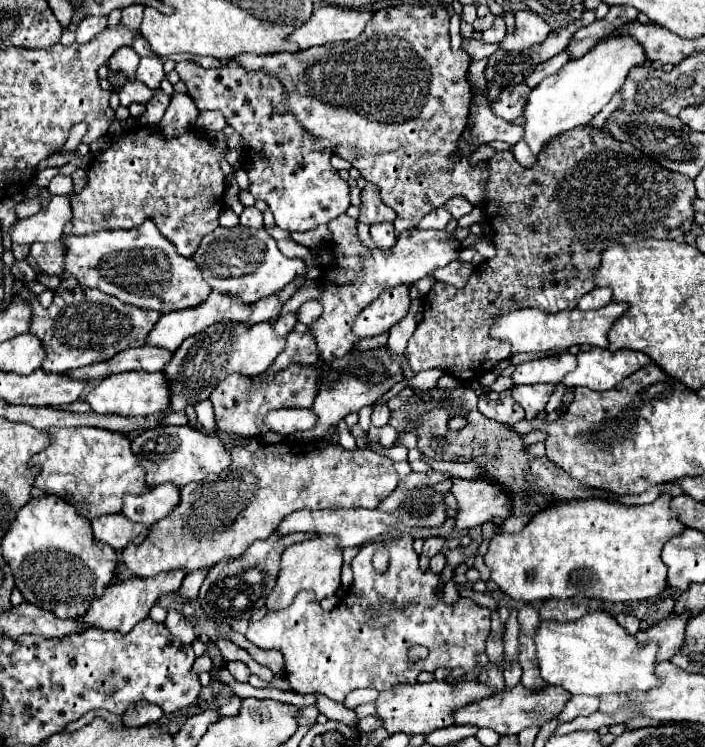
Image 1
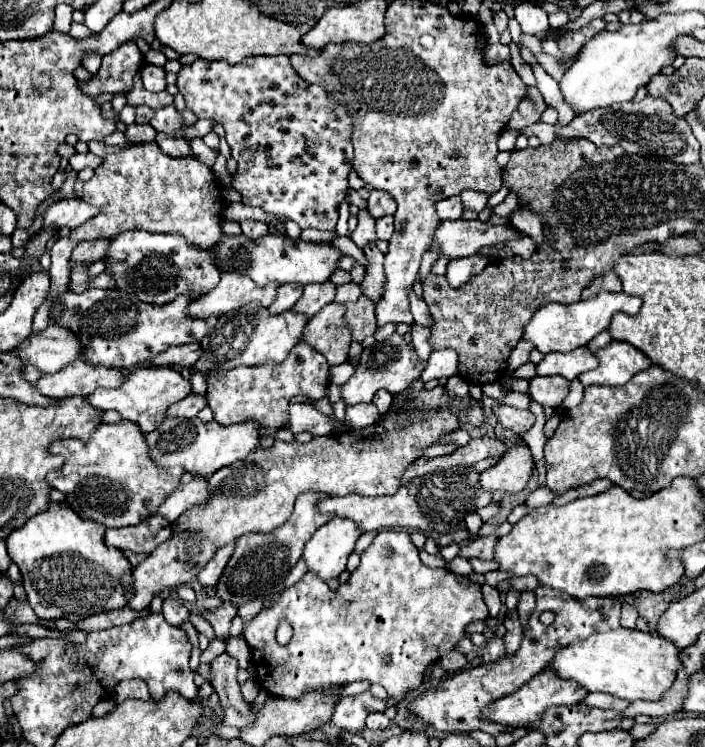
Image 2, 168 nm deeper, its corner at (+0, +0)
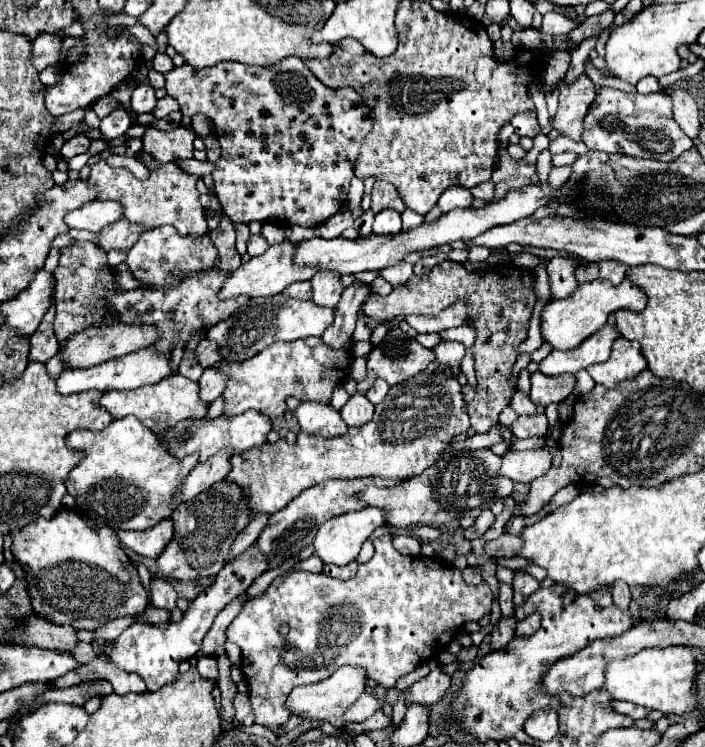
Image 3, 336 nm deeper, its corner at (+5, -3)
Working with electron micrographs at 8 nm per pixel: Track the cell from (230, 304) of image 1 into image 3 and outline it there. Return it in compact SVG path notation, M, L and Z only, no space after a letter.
M281 242L271 246L265 254L251 258L249 262L241 264L233 274L227 276L225 284L219 290L219 298L235 298L239 294L249 296L249 298L259 298L259 296L275 296L279 292L283 292L289 284L293 282L301 282L301 280L309 280L315 272L313 270L295 270L295 266L291 266L291 246L293 242Z

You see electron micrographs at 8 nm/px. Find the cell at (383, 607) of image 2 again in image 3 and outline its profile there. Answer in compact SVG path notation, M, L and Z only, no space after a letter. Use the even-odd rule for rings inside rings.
M391 534L373 542L375 554L369 562L359 564L351 580L329 578L327 574L313 574L297 570L283 578L273 580L271 586L259 596L243 604L237 618L227 628L227 640L241 648L241 672L249 688L255 722L275 730L275 726L289 720L291 714L283 710L289 692L301 684L321 682L341 666L361 666L367 678L373 678L383 688L393 688L395 682L413 672L419 662L427 662L447 650L449 642L457 636L463 624L479 620L491 612L493 594L483 582L471 586L463 580L461 572L451 566L435 564L425 556L405 556L395 550ZM289 624L289 634L281 636L279 626Z

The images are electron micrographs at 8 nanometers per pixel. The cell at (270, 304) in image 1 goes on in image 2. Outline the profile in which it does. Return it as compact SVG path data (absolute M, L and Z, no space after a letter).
M292 283L292 287L280 287L276 301L268 307L270 313L278 315L282 311L292 309L296 305L296 301L302 297L302 291L304 291L304 287L296 287L296 283Z

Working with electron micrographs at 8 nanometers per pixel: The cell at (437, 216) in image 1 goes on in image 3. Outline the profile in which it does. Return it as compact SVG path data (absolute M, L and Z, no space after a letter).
M451 186L451 190L445 190L437 202L437 206L441 208L443 214L455 210L455 208L467 208L465 204L471 206L473 196L469 190L463 190L461 186Z

